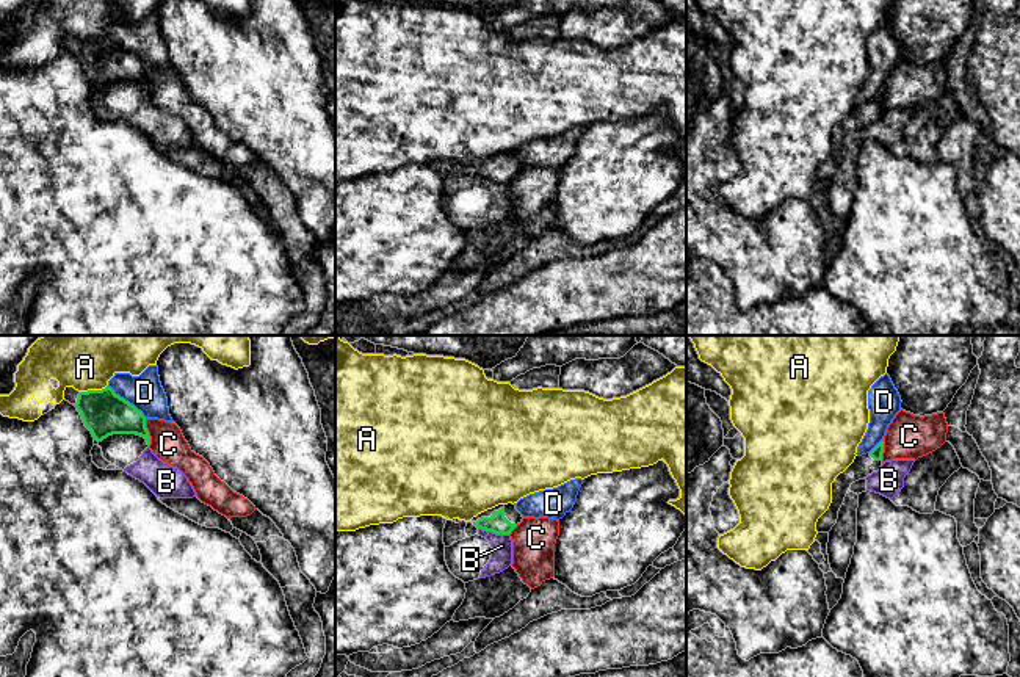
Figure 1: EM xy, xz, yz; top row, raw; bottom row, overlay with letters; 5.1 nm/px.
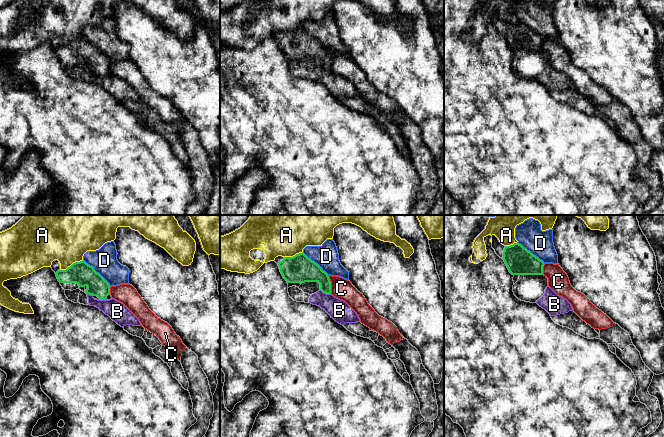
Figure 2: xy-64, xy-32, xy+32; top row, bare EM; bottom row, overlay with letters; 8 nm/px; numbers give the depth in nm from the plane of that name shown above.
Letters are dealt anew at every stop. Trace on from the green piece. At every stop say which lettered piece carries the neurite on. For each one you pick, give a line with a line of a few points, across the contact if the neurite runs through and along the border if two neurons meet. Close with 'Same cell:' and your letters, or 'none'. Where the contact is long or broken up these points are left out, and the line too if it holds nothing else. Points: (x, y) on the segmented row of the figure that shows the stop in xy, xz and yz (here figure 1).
Same cell: none

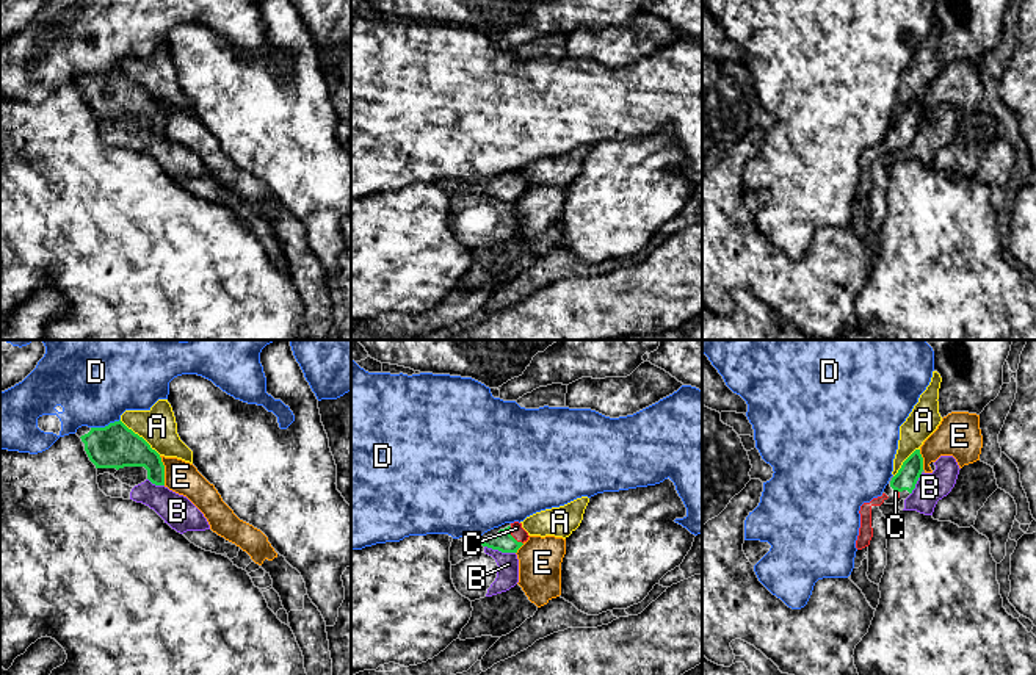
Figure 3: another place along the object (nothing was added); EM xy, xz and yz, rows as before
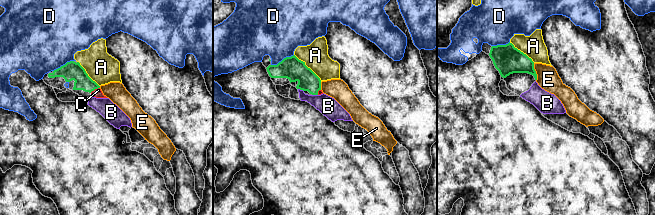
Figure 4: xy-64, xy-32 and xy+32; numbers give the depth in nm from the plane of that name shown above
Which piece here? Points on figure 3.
C: line xz (503, 541), (511, 536), (518, 531)
Same cell: C

